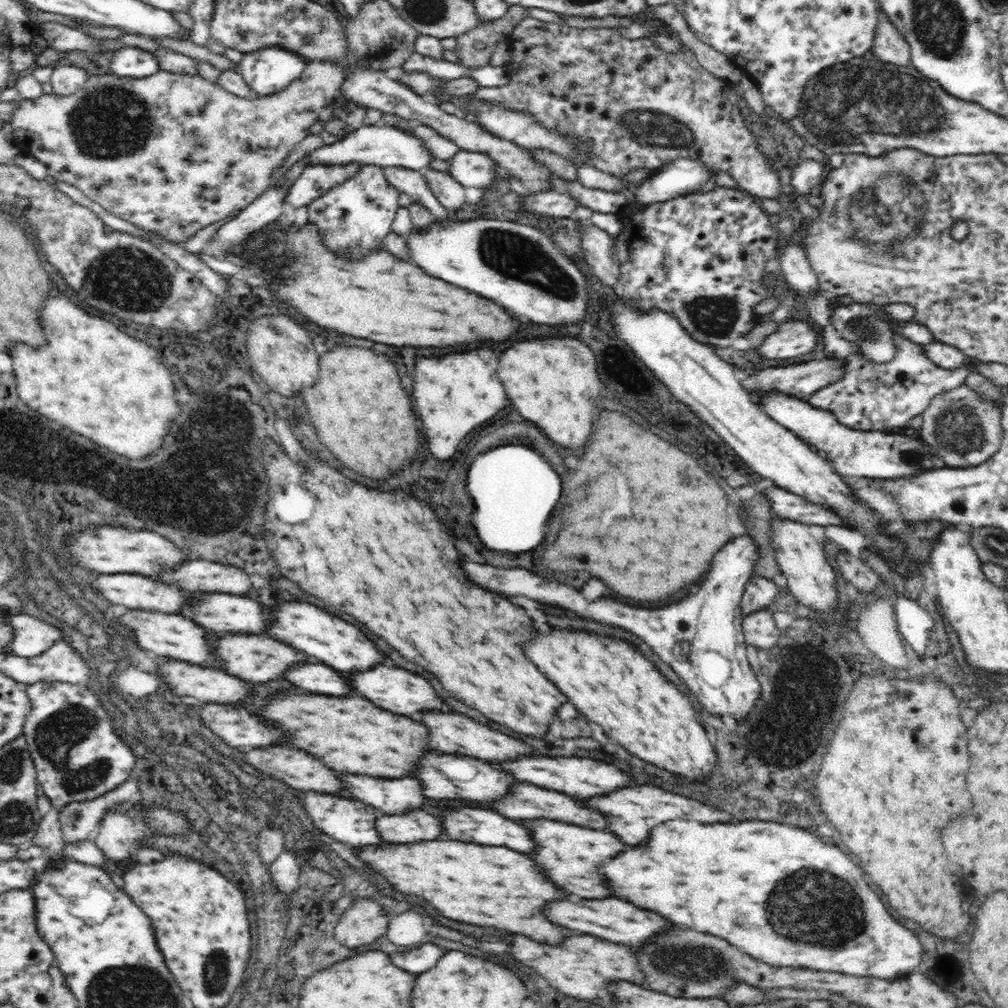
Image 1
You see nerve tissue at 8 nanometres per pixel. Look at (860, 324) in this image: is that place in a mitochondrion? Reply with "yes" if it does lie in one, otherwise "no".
yes

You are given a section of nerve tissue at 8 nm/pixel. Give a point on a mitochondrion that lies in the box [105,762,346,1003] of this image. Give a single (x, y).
(216, 968)

